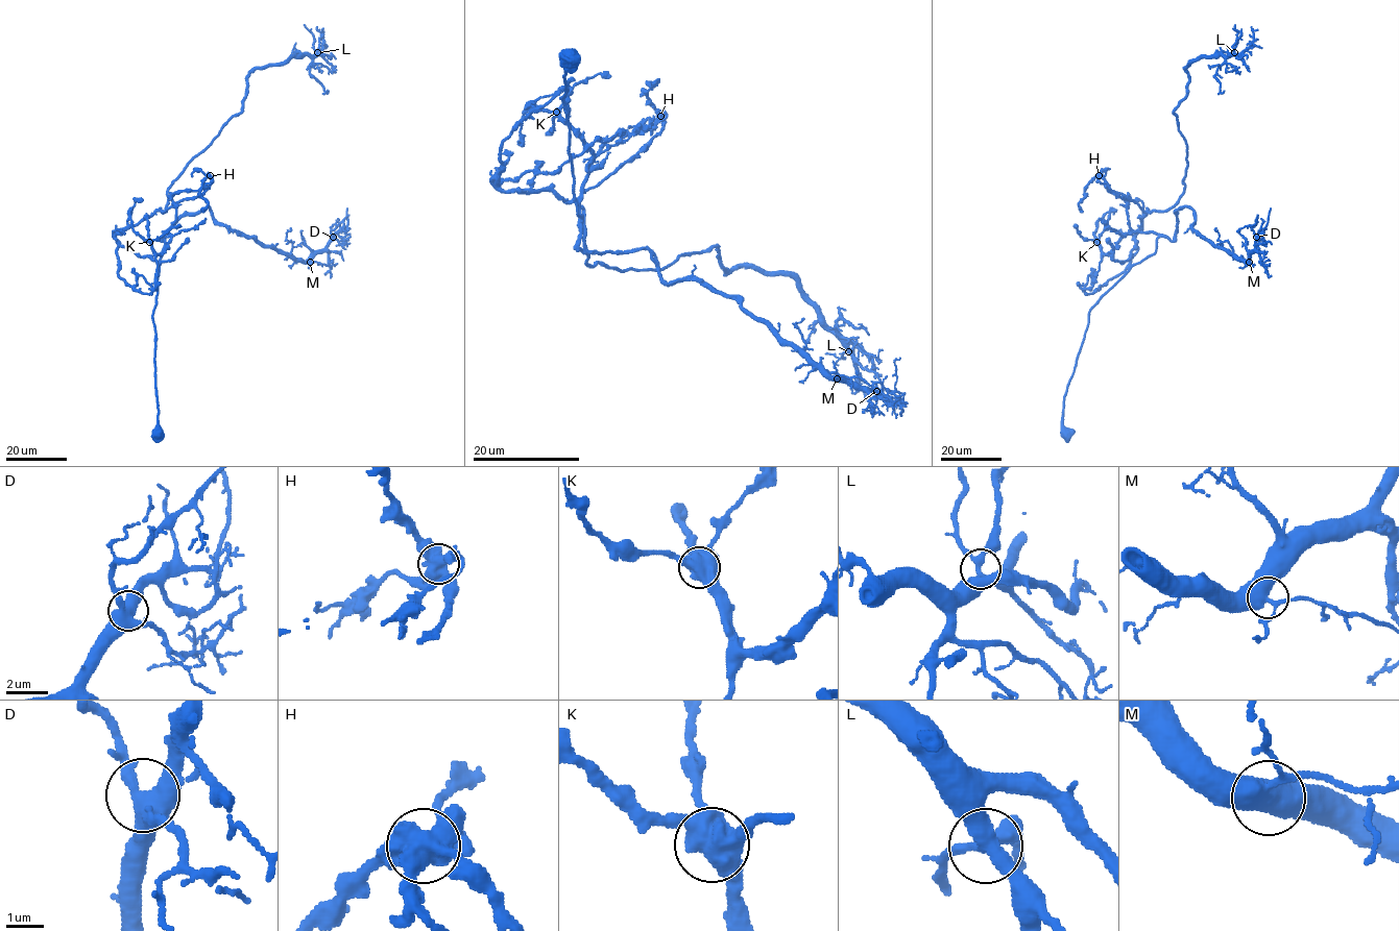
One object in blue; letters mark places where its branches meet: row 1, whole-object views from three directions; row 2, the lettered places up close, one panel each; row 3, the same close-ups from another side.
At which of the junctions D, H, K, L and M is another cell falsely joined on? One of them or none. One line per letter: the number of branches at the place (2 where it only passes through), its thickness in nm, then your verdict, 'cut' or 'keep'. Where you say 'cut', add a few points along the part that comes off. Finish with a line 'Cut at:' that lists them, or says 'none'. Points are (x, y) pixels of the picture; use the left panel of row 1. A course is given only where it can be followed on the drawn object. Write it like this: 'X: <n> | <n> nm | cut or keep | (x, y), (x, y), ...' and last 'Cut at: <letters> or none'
D: 4 | 480 nm | keep
H: 4 | 650 nm | cut | (210, 175), (201, 193), (163, 212), (172, 181), (242, 112), (247, 76), (318, 54), (317, 26)
K: 4 | 600 nm | keep
L: 4 | 360 nm | keep
M: 4 | 440 nm | keep
Cut at: H

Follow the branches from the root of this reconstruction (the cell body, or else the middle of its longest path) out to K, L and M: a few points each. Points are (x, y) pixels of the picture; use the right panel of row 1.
K: (1100, 182), (1127, 198), (1127, 215), (1131, 231), (1107, 253), (1102, 252), (1096, 242)
L: (1100, 182), (1143, 211), (1168, 210), (1184, 187), (1187, 145), (1174, 114), (1186, 95), (1184, 69), (1234, 52)
M: (1100, 182), (1127, 198), (1133, 230), (1173, 241), (1175, 211), (1187, 206), (1197, 231), (1249, 262)

